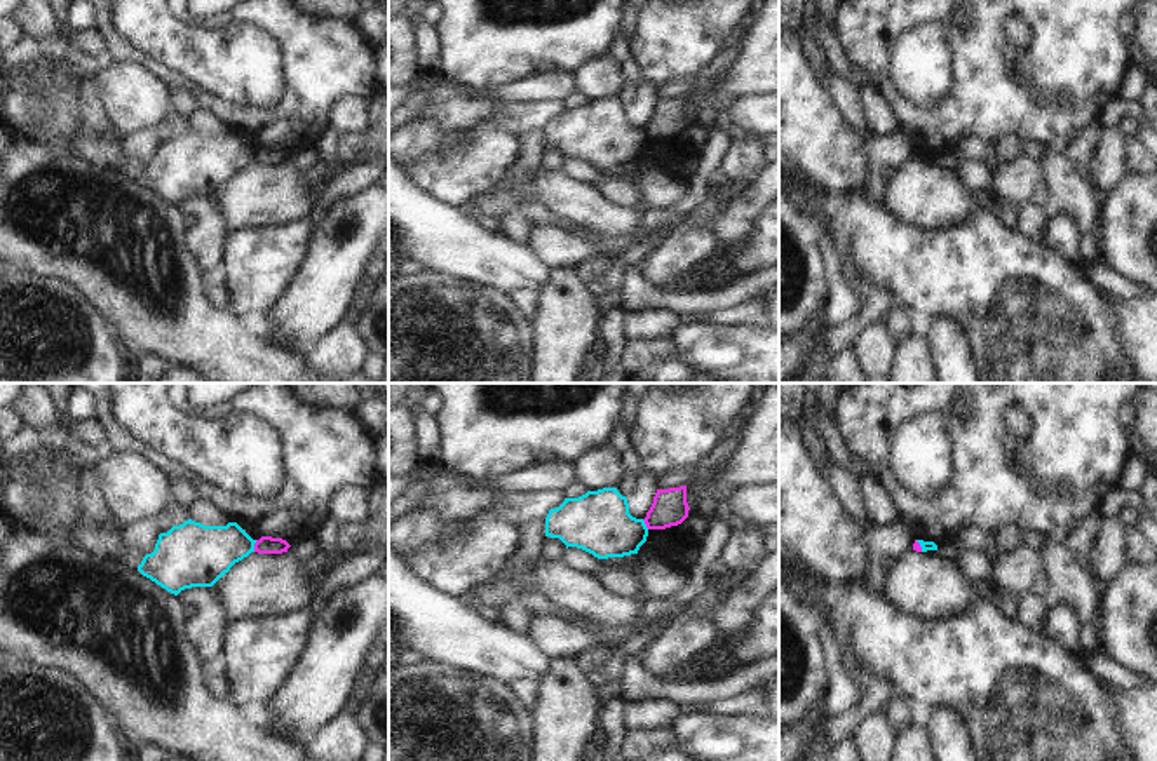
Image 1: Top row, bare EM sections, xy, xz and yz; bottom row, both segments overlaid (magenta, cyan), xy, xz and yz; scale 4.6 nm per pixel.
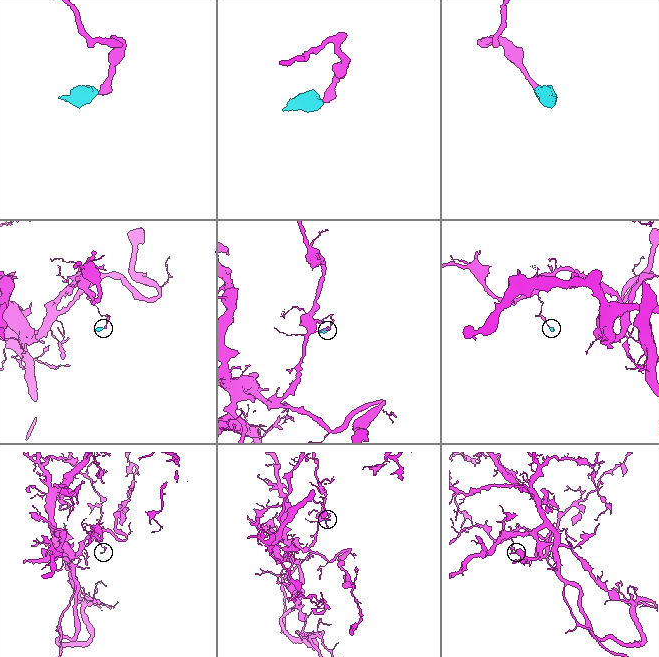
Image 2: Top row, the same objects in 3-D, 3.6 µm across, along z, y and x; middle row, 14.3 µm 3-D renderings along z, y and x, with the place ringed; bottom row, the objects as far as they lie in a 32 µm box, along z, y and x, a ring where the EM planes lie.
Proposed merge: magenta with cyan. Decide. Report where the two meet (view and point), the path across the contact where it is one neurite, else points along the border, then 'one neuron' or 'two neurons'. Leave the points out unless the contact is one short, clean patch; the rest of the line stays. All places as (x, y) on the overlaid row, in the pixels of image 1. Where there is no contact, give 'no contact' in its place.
meets magenta in xy at (255, 545); border along xy (257, 540), (253, 551); two neurons

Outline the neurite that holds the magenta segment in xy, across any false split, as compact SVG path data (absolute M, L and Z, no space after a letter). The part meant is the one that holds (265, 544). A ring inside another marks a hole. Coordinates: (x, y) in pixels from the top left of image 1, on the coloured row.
M261 536L254 543L254 552L258 554L282 554L288 552L291 545L282 538Z

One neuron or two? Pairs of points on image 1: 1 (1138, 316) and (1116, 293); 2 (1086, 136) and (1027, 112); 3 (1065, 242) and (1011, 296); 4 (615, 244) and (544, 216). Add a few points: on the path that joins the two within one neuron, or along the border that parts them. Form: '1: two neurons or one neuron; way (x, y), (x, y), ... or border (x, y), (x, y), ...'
1: two neurons; border (1138, 295), (1112, 302)
2: two neurons; border (1096, 119), (1084, 126), (1063, 150)
3: two neurons; border (1044, 241), (1067, 260), (1081, 265)
4: two neurons; border (548, 225), (556, 225), (582, 237), (589, 235)

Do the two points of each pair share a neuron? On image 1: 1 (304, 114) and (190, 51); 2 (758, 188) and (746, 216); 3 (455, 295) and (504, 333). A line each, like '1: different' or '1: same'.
1: different
2: same
3: same

